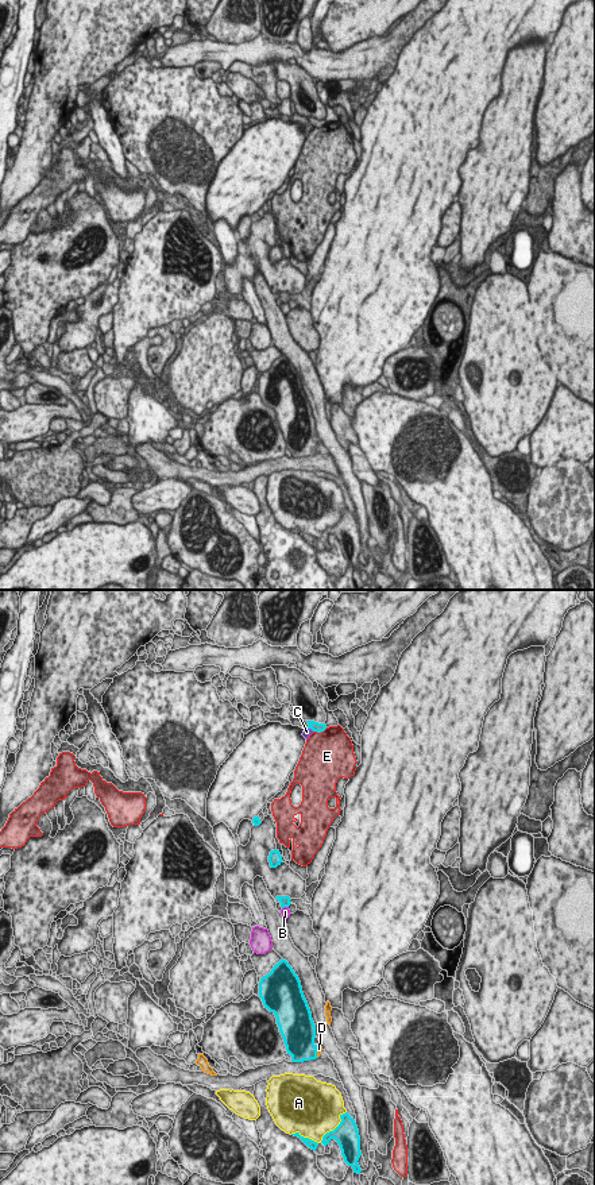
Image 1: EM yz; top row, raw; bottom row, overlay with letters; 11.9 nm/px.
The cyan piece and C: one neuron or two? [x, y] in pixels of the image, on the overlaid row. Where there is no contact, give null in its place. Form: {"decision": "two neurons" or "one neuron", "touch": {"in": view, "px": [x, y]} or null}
{"decision": "two neurons", "touch": {"in": "yz", "px": [310, 728]}}

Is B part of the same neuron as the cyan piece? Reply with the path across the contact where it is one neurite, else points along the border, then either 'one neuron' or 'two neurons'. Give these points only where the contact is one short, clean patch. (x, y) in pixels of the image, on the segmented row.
border yz (288, 906), (282, 908); two neurons

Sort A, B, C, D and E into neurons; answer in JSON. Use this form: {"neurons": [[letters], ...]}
{"neurons": [["A"], ["B"], ["C"], ["D"], ["E"]]}

